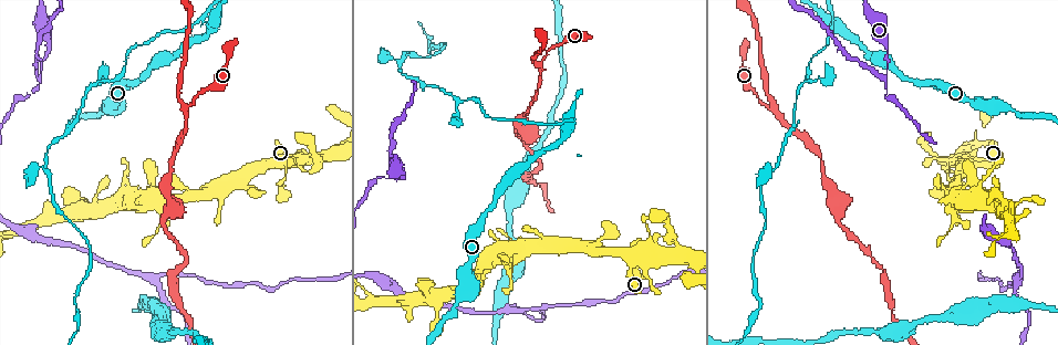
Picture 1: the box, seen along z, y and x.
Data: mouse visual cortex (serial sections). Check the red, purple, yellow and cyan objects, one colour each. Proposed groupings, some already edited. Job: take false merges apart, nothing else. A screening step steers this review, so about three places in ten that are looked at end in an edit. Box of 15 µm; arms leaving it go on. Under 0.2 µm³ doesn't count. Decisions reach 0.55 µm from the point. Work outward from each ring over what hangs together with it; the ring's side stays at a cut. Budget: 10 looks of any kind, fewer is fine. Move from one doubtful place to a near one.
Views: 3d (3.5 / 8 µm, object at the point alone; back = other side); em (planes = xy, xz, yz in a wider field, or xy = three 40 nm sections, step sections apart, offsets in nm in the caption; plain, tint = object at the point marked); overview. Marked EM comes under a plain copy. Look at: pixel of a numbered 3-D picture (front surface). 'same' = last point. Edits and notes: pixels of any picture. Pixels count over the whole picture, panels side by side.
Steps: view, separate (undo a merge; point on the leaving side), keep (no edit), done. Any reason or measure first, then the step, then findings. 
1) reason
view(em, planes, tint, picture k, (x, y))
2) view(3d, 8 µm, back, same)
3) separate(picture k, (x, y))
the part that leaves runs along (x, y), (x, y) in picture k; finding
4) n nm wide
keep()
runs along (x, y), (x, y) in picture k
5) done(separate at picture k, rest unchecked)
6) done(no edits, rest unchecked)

three-way junction
view(3d, 8 µm, picture 1, (1011, 230))

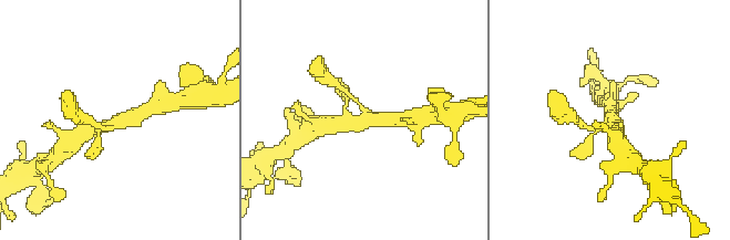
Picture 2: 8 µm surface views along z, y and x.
3 arms; arms of 150, 350, 450 nm
view(em, xy, step 5, tint, picture 2, (121, 117))

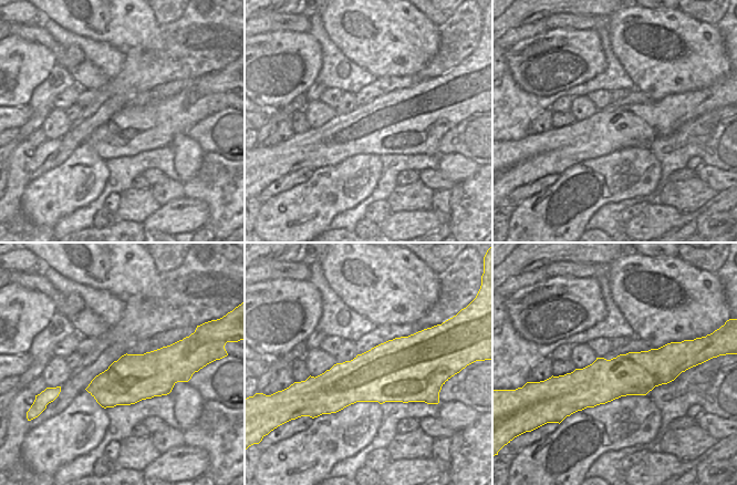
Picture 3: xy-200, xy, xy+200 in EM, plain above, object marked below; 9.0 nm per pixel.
550 nm wide
keep()
runs along (153, 106), (132, 118), (96, 128) in picture 2; continuous, no second cell

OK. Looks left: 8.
view(3d, 8 µm, picture 1, (41, 77))

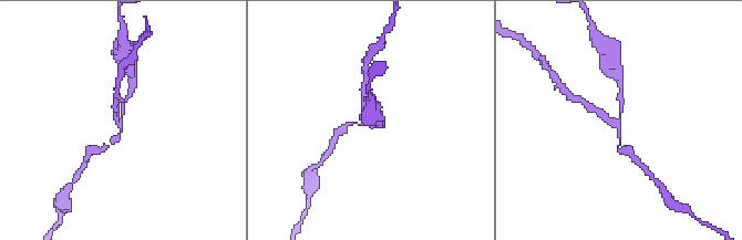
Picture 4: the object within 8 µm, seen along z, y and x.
view(3d, 3.5 µm, picture 4, (617, 120))

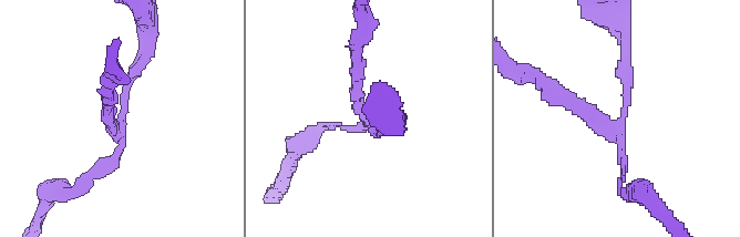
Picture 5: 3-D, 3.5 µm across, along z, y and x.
separate(picture 5, (582, 113))
the part that leaves runs along (615, 122), (593, 122), (527, 71) in picture 5; two cells meet here

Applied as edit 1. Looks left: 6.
three arms meet
view(3d, 8 µm, picture 1, (186, 109))

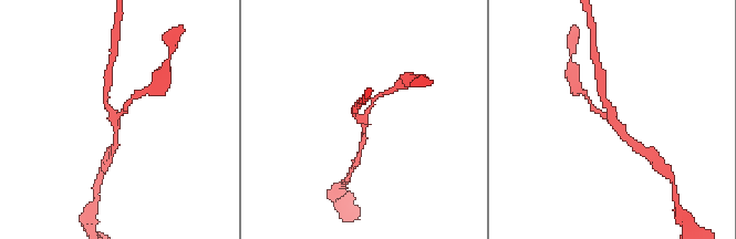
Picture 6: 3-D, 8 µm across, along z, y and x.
closer look
view(3d, 3.5 µm, picture 6, (113, 118))

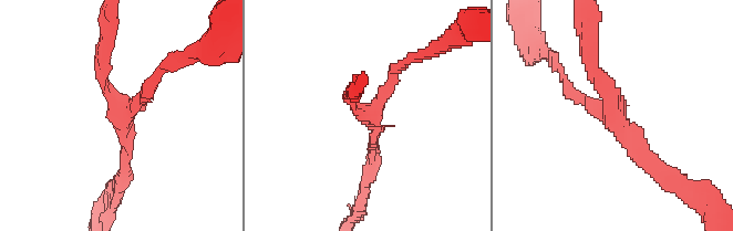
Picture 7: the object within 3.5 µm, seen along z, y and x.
3 arms; arms of 150, 200, 200 nm
view(em, planes, tint, picture 7, (613, 115))

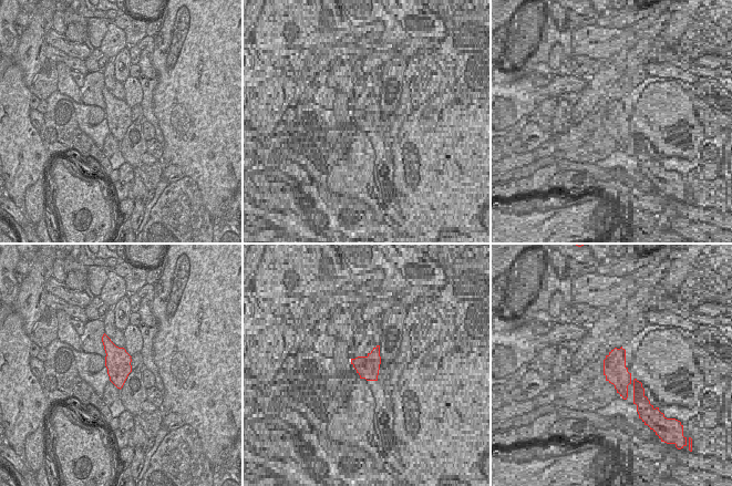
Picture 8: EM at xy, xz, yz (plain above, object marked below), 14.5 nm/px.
keep()
runs along (564, 77), (657, 172) in picture 7; all the same cell

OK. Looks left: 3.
narrows sharply
view(3d, 3.5 µm, picture 1, (214, 19))

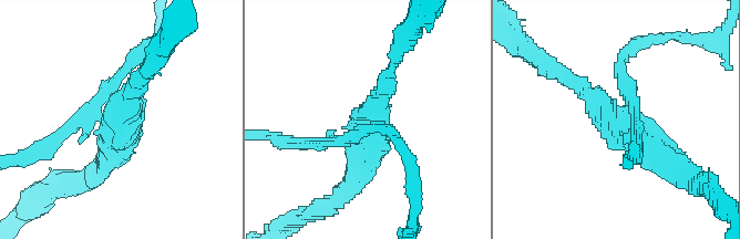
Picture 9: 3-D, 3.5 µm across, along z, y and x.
4 arms; arms of 150, 150, 250, 300 nm
view(em, planes, tint, picture 9, (362, 141))

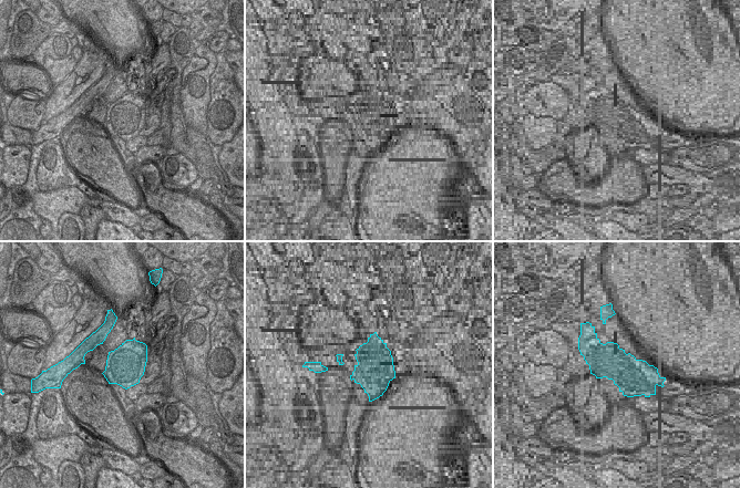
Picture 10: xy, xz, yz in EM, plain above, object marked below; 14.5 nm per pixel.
550 nm wide
separate(picture 9, (310, 142))
the part that leaves runs along (349, 139), (274, 139) in picture 9; two cells meet here

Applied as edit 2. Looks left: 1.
done(separate at picture 5, separate at picture 9, rest unchecked)

